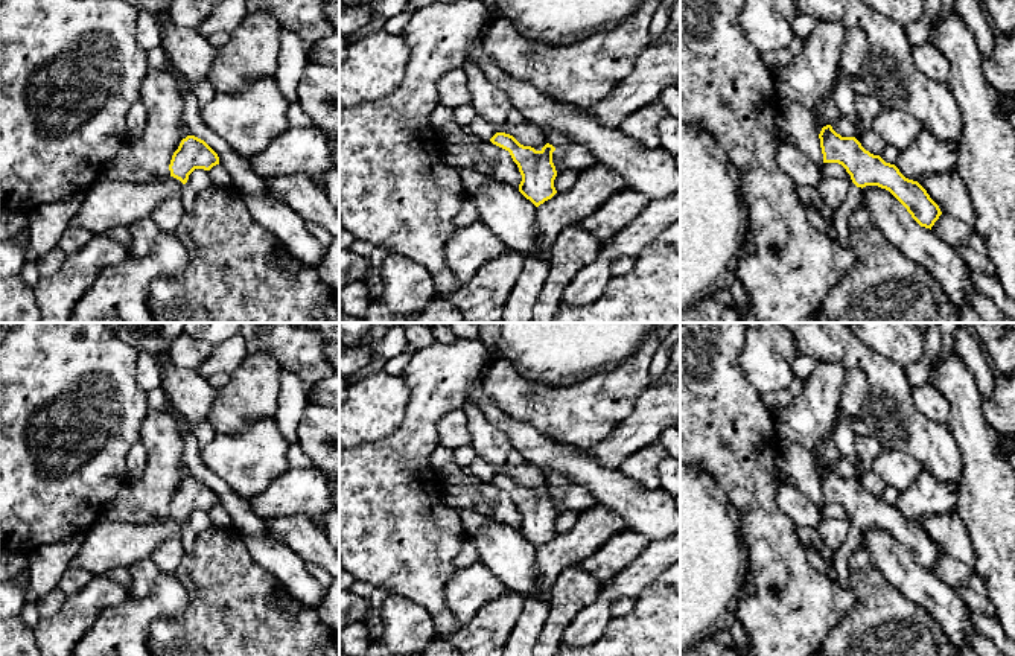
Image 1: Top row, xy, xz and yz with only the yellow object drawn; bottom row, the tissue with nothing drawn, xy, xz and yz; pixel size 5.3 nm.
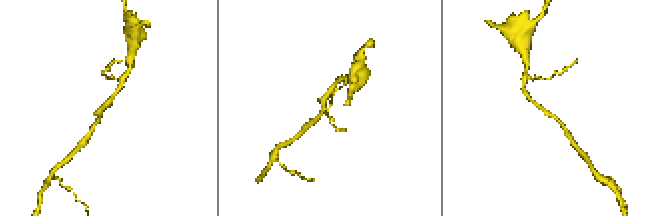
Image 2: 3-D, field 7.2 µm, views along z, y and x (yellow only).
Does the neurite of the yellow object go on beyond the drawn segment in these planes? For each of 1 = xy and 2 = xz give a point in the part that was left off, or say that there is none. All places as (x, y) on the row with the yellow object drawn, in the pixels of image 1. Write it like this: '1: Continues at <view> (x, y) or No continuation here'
1: Continues at xy (187, 195)
2: No continuation here

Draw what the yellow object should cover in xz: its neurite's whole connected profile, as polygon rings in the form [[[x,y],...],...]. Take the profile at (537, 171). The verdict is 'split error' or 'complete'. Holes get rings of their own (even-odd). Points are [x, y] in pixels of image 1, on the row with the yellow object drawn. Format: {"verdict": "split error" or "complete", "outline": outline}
{"verdict": "complete", "outline": [[[496,132],[490,142],[510,152],[522,175],[519,192],[536,207],[557,193],[554,187],[557,170],[552,163],[555,148],[552,145],[546,143],[540,151],[536,151],[505,132]]]}

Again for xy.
{"verdict": "split error", "outline": [[[187,135],[181,140],[178,149],[173,152],[169,170],[170,177],[183,183],[181,202],[184,213],[190,213],[193,207],[195,192],[190,189],[187,180],[195,169],[210,170],[219,164],[218,154],[201,139]]]}

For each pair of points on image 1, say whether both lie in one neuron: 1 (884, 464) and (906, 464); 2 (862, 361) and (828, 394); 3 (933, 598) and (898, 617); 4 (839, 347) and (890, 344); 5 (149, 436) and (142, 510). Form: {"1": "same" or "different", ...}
{"1": "same", "2": "different", "3": "different", "4": "different", "5": "same"}

